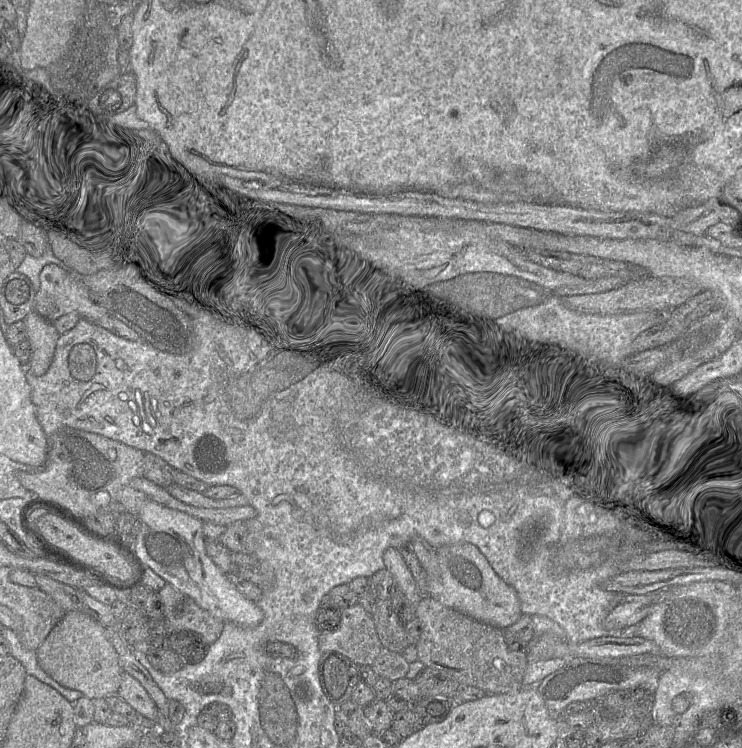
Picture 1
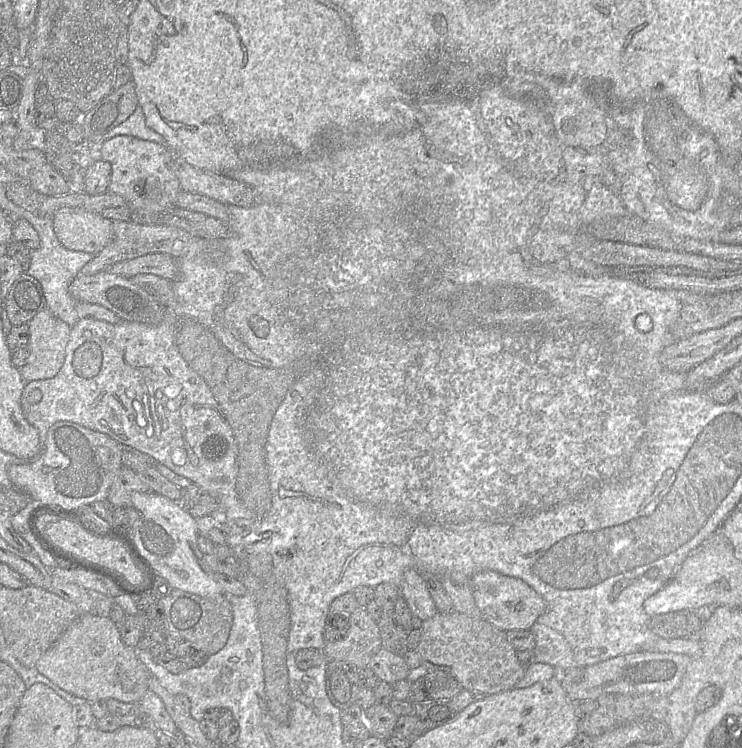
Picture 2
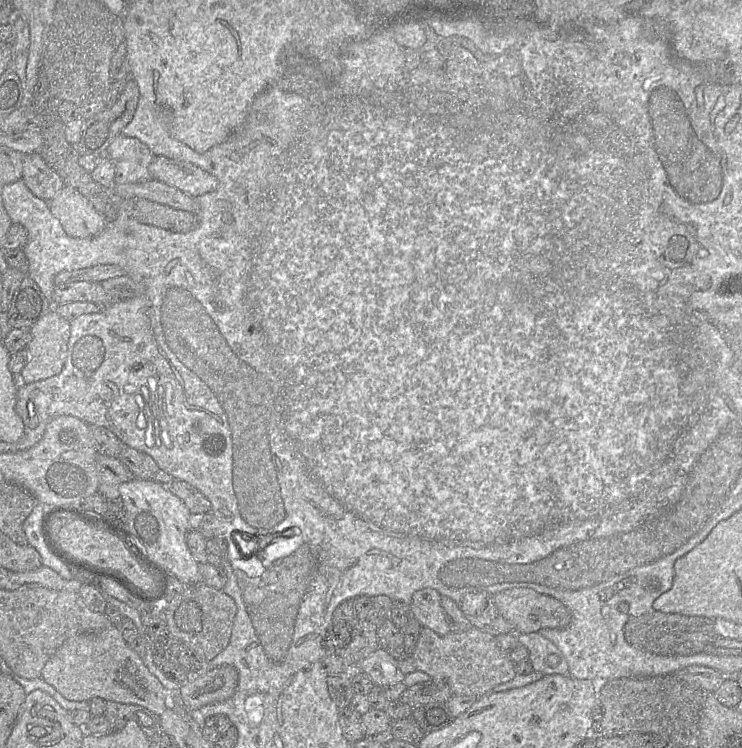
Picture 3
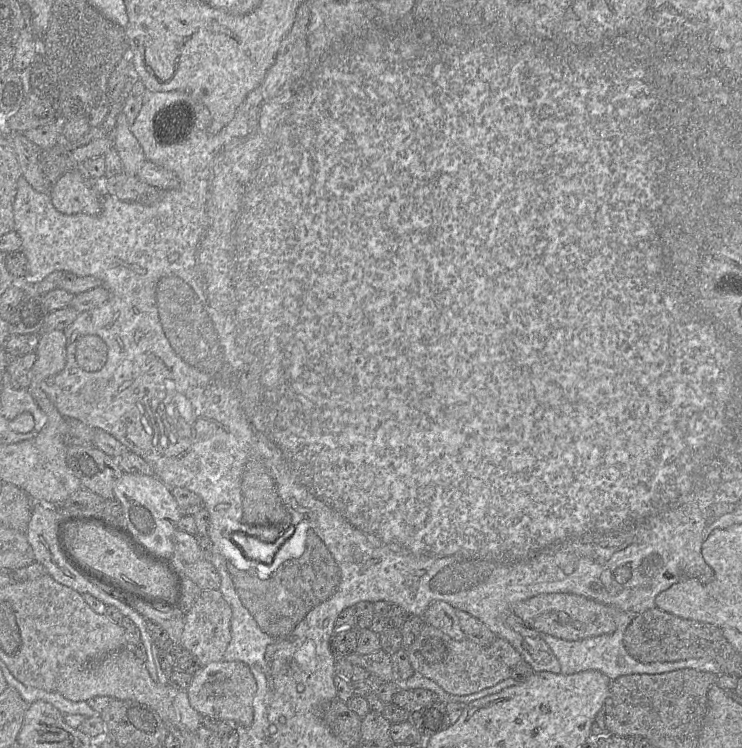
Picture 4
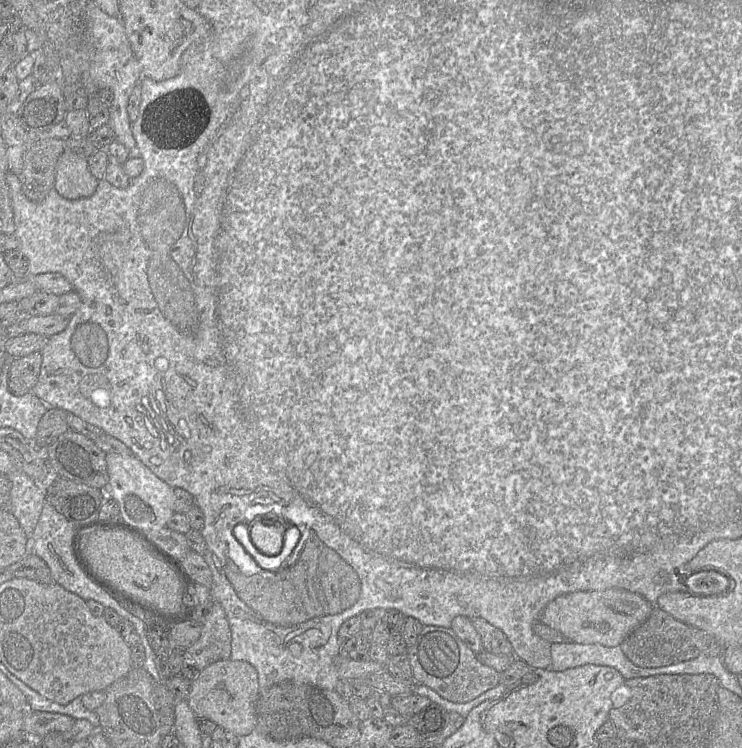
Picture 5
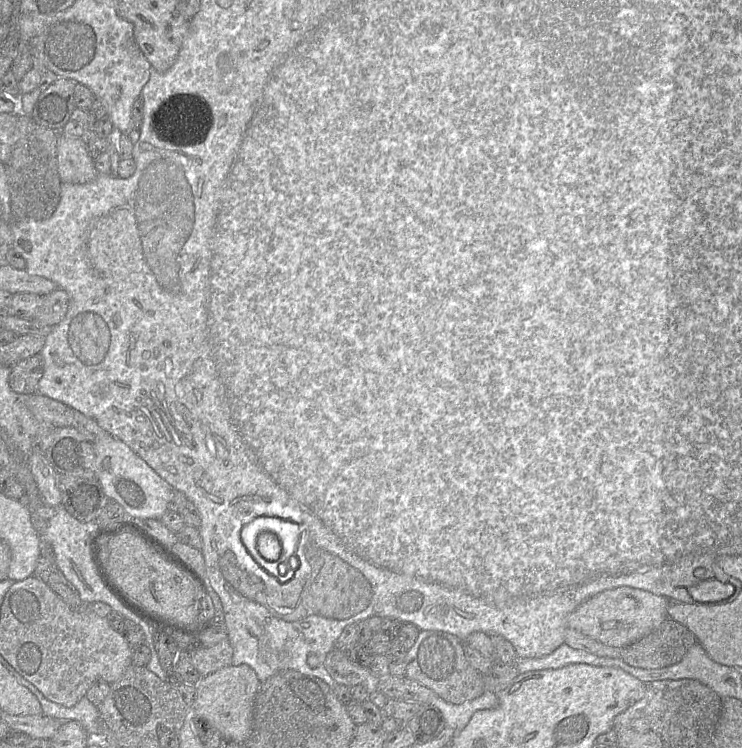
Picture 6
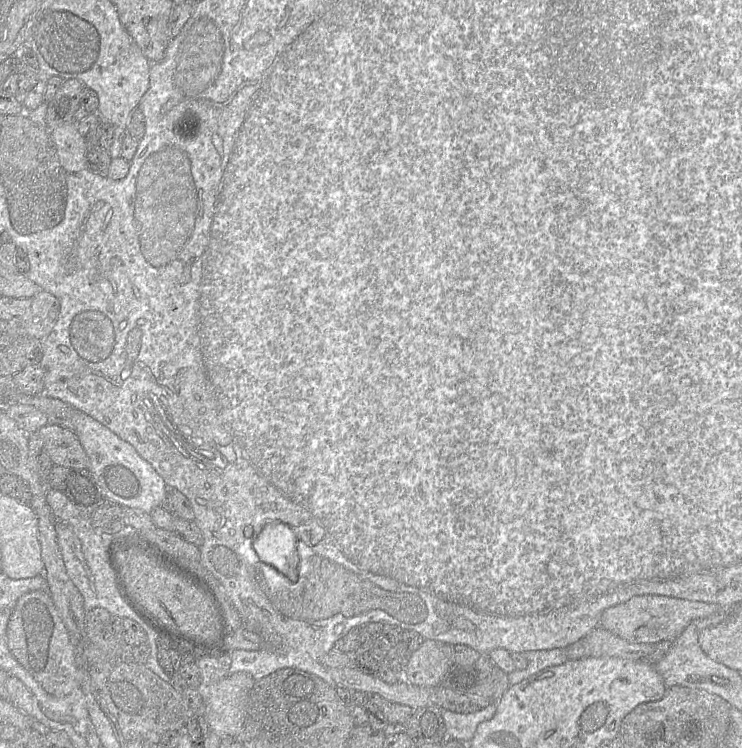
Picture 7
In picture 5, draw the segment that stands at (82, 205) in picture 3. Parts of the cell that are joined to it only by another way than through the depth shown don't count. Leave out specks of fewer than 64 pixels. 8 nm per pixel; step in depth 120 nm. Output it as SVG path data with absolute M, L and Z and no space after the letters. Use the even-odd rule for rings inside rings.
M67 149L59 157L54 188L65 199L77 200L92 196L98 182L89 170L85 156Z

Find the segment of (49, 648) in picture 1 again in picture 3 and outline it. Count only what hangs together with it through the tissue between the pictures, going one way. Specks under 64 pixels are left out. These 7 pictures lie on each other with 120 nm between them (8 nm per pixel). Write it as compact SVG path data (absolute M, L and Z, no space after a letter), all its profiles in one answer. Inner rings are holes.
M115 625L68 638L46 662L41 677L71 701L102 698L105 701L139 705L157 716L173 707L170 693L126 643Z

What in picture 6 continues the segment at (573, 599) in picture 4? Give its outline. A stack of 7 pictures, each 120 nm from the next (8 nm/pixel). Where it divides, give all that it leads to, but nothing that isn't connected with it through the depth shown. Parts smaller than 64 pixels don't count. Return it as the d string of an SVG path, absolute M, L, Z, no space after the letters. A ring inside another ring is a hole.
M621 586L605 590L582 603L568 616L568 628L605 645L624 648L656 630L667 618L671 600L649 591Z

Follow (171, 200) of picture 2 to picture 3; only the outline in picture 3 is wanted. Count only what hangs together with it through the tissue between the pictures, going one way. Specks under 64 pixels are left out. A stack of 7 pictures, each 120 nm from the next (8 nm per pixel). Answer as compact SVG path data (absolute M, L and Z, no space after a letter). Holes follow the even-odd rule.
M118 135L107 148L106 156L115 166L114 184L134 184L152 179L149 166L155 155L138 139Z

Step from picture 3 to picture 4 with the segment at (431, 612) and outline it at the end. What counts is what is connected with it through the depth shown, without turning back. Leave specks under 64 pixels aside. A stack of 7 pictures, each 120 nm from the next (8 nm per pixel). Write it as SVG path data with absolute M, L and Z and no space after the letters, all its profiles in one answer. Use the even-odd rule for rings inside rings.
M434 601L422 615L425 624L431 625L452 639L461 641L465 638L459 619L456 615L456 608L445 601Z

